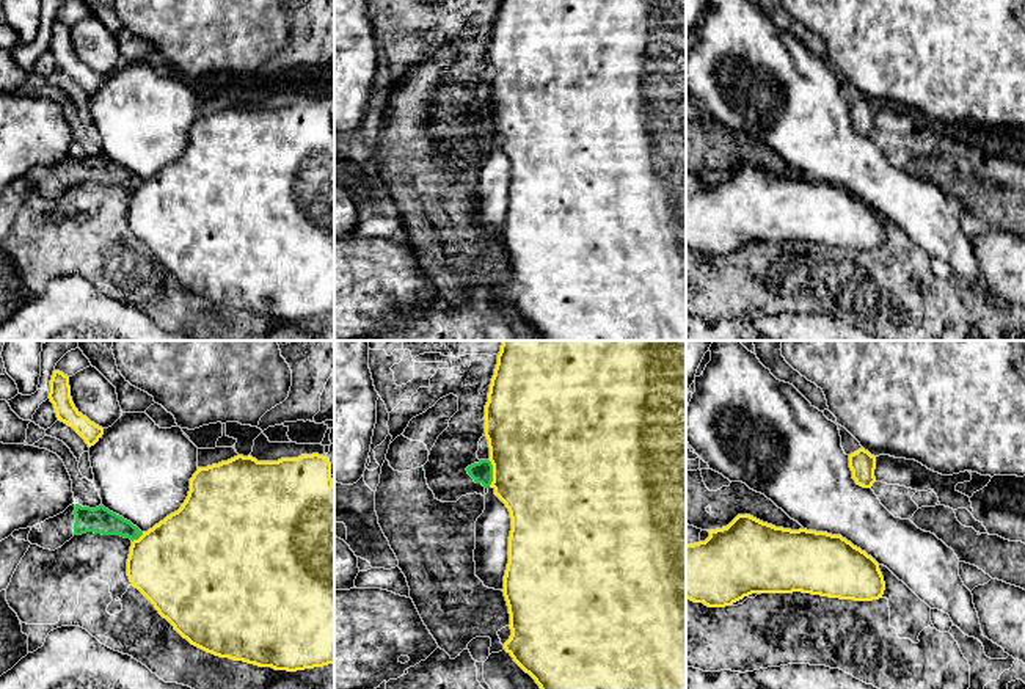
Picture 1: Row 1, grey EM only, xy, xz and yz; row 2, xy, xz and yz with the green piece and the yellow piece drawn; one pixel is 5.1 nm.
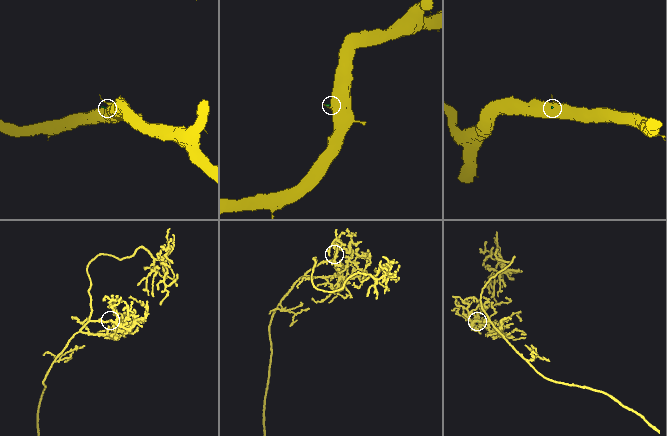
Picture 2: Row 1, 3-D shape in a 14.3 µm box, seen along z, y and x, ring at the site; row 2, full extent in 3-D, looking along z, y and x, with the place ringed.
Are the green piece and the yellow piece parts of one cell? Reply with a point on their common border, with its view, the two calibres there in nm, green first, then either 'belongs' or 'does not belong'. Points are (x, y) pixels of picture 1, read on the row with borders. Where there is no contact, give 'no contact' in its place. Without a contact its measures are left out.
xz (492, 473) | 110/500 nm | does not belong

